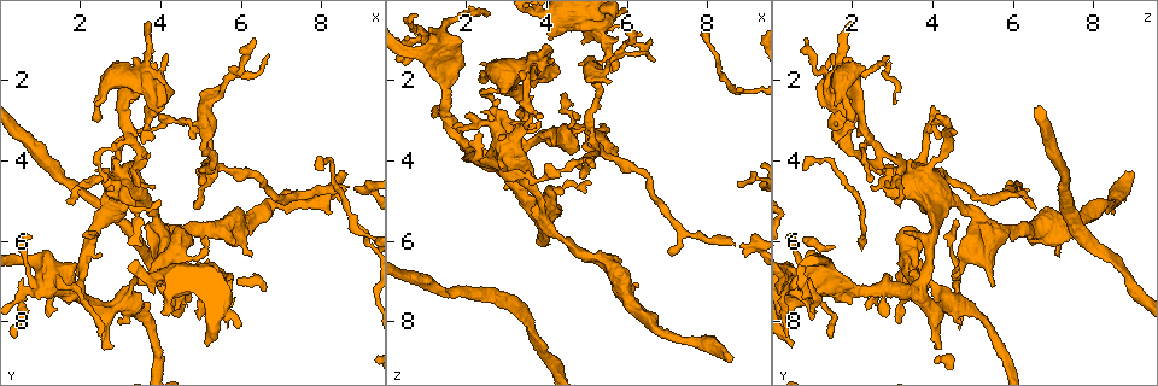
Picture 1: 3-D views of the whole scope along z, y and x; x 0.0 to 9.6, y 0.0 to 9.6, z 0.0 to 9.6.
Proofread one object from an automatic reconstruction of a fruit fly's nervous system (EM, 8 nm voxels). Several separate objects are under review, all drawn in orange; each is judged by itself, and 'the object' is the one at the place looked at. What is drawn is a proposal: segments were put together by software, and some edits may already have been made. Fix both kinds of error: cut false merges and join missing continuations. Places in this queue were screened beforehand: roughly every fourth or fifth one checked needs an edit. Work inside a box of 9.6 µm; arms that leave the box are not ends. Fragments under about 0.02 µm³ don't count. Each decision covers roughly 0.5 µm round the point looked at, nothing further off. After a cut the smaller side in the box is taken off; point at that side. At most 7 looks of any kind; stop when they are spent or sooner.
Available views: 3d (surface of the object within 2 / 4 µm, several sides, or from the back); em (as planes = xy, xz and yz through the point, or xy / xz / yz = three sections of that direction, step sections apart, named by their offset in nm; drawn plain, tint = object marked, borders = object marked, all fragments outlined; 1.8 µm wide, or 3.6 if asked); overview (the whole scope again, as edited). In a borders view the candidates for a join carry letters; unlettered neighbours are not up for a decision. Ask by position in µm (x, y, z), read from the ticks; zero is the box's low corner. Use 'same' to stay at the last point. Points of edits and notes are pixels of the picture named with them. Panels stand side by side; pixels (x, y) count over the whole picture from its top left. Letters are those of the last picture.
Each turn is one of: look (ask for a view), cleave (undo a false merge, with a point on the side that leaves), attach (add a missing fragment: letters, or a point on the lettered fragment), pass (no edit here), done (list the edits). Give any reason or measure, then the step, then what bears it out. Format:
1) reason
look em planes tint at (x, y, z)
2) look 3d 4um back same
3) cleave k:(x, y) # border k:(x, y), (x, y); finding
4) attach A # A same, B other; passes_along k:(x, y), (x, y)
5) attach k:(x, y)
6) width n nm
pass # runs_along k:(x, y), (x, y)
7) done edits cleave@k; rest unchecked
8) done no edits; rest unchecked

tapers out
look 3d 2um at (4.95, 2.65, 4.00)

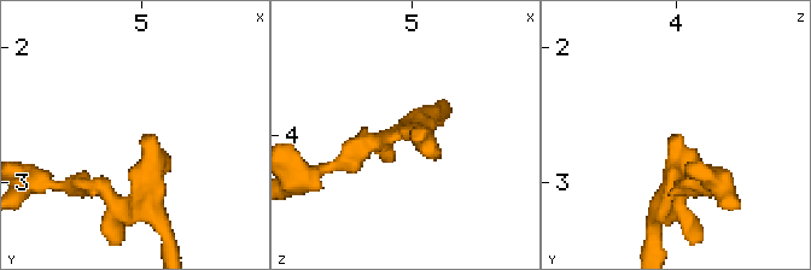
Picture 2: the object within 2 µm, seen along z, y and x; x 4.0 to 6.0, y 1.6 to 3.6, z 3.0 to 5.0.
look em planes tint at (5.00, 2.66, 4.04)

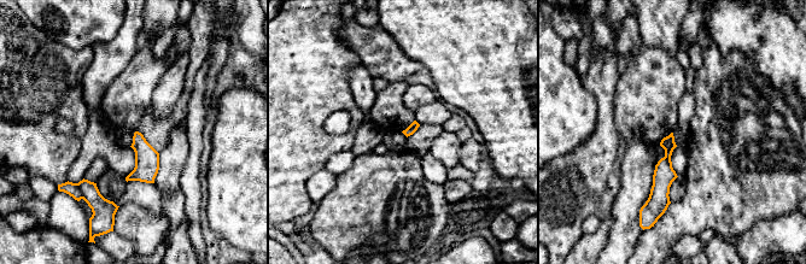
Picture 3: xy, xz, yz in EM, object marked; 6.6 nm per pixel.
what lies round it
look em planes borders same

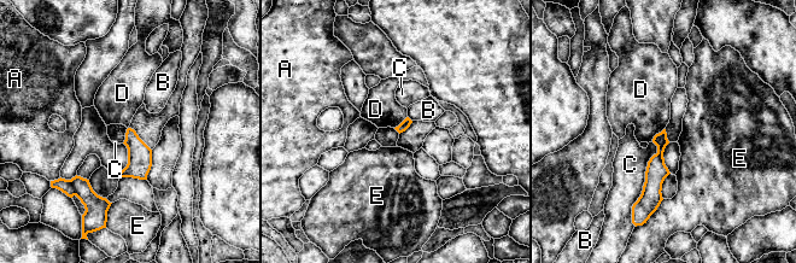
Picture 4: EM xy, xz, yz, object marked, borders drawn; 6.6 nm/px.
cleave 4:(95, 216) # A other, B other, C other, D other, E other; two neurons meet here

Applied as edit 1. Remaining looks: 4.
sharp bend
look 3d 2um at (3.45, 1.65, 2.65)

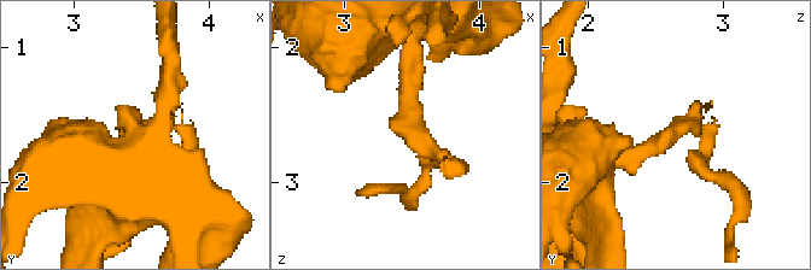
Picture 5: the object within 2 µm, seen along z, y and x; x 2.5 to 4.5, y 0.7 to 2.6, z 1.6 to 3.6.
now the EM
look em planes borders at (3.50, 1.64, 2.62)

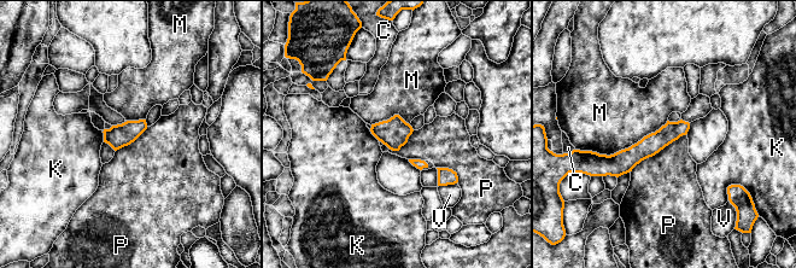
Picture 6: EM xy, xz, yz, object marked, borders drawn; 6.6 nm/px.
pass # C other, K other, M other, P other, V other; runs_along 6:(686, 126), (625, 161), (600, 161); continuous, no second neuron

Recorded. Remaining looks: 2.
an open end
look em yz step 16 borders at (4.10, 7.15, 1.00)

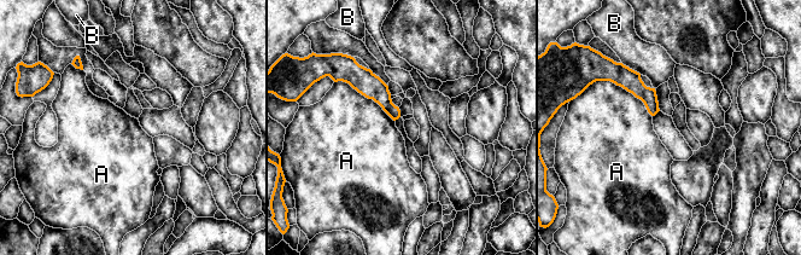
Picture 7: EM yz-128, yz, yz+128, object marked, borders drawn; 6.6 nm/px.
pass # A other, B other; border 7:(334, 81), (372, 98), (395, 121); none of them fits

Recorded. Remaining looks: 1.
done edits cleave@4; rest unchecked

